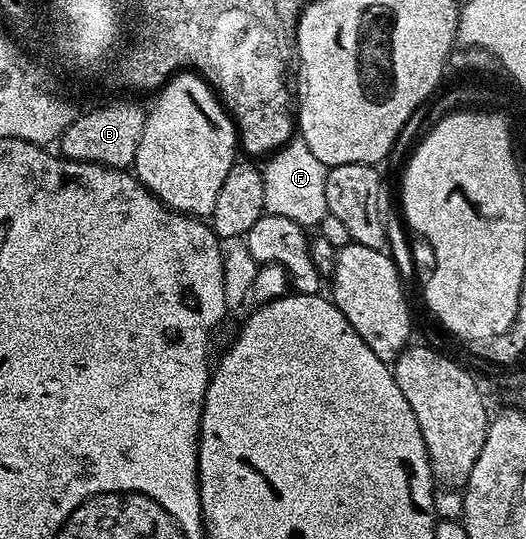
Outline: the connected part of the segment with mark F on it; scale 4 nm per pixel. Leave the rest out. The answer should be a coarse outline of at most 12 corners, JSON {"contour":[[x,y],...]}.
{"contour":[[300,138],[263,167],[264,210],[305,228],[329,215],[330,178]]}

